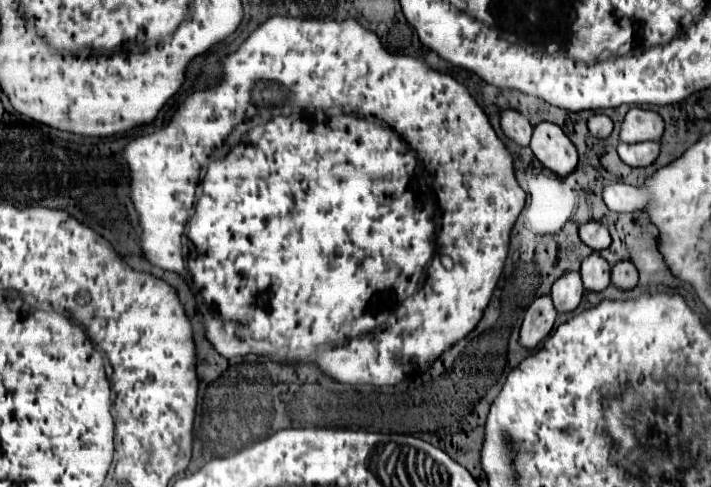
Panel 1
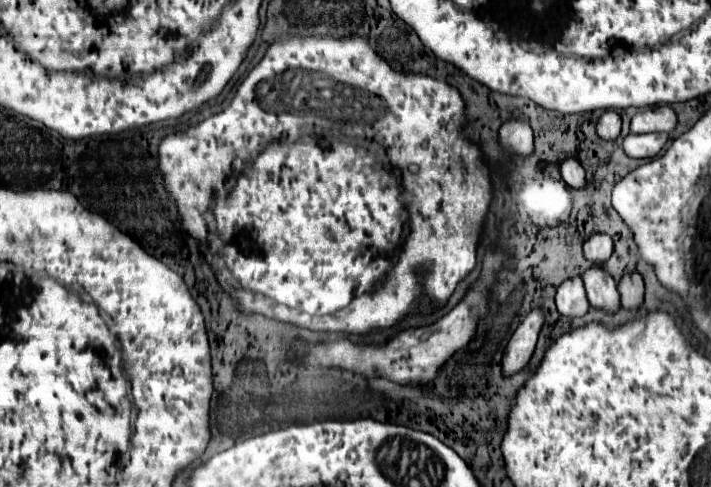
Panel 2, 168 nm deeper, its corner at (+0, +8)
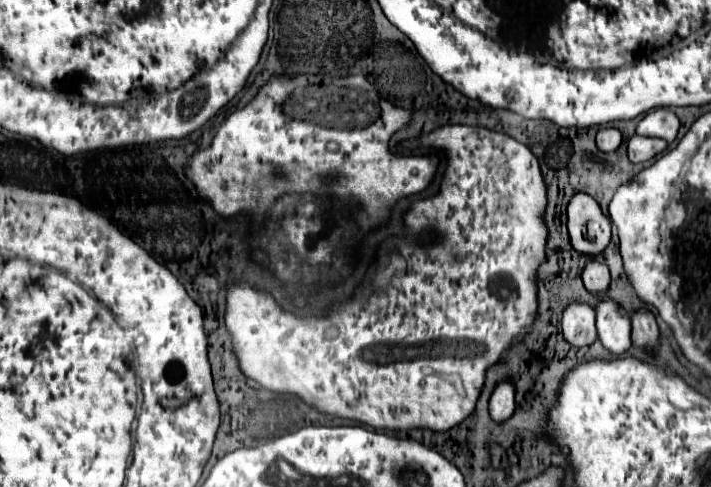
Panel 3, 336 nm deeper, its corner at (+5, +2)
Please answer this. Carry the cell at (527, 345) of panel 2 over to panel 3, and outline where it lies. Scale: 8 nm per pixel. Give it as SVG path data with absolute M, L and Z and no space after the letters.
M511 381L499 383L489 399L489 413L493 421L505 421L513 415L515 409L515 387Z

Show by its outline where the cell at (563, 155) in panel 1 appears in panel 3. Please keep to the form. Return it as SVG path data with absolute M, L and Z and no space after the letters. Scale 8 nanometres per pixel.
M575 193L567 207L571 245L585 255L599 255L611 237L611 223L601 213L599 203L587 193Z

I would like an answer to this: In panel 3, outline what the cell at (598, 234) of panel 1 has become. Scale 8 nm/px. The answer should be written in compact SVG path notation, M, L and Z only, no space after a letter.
M591 259L585 263L583 283L591 293L603 293L609 287L609 281L609 267L603 261Z

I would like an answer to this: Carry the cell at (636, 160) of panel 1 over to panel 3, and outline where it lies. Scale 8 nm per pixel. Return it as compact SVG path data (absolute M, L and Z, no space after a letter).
M633 135L627 143L627 155L631 163L643 163L657 157L661 151L665 151L665 147L667 147L667 141L663 139Z

